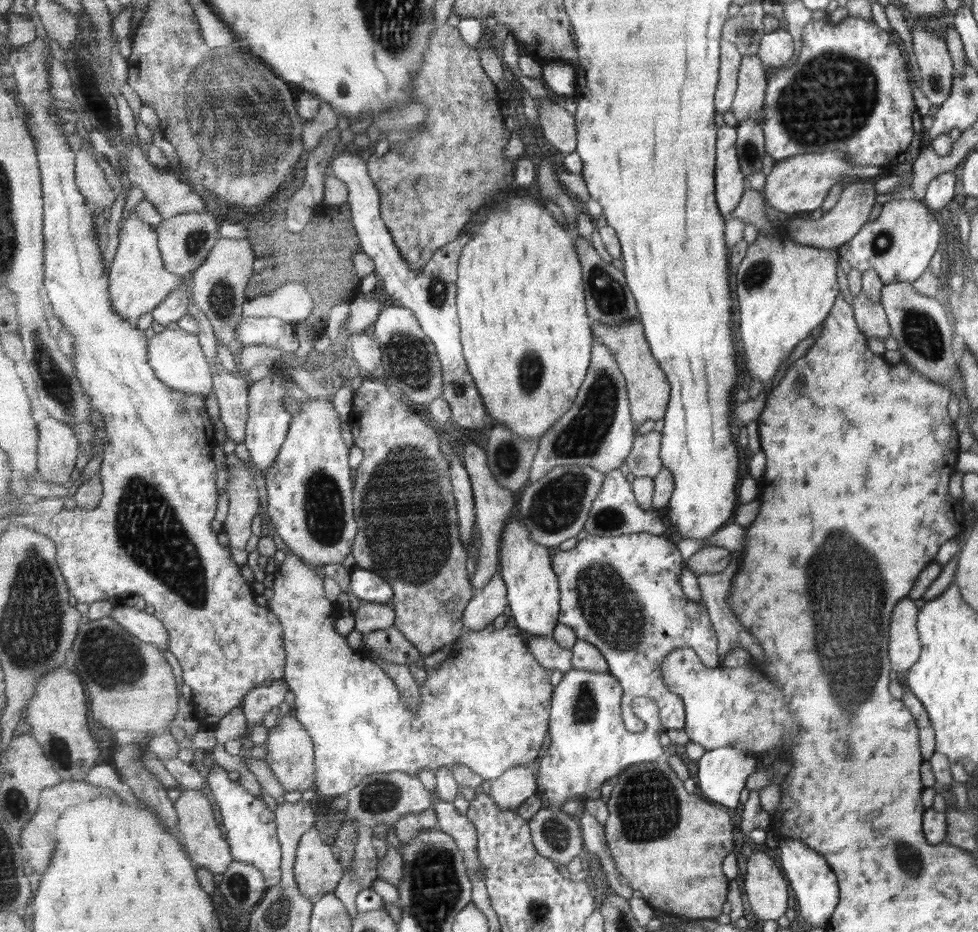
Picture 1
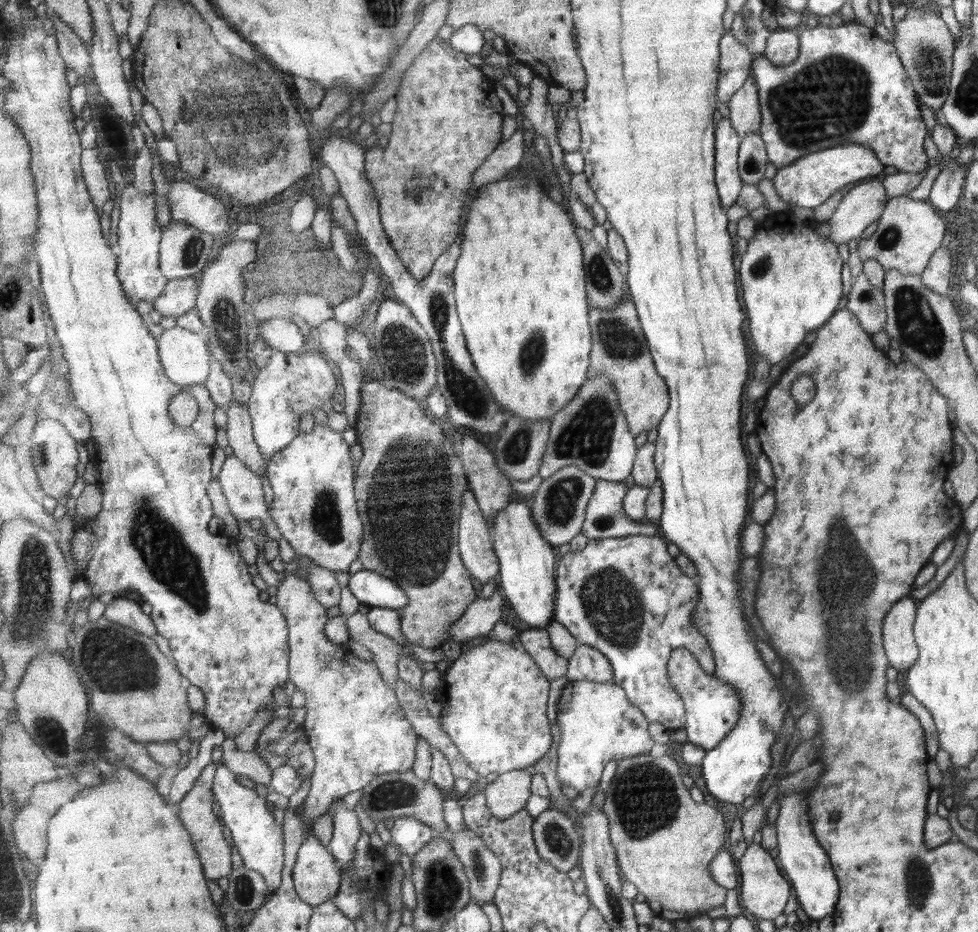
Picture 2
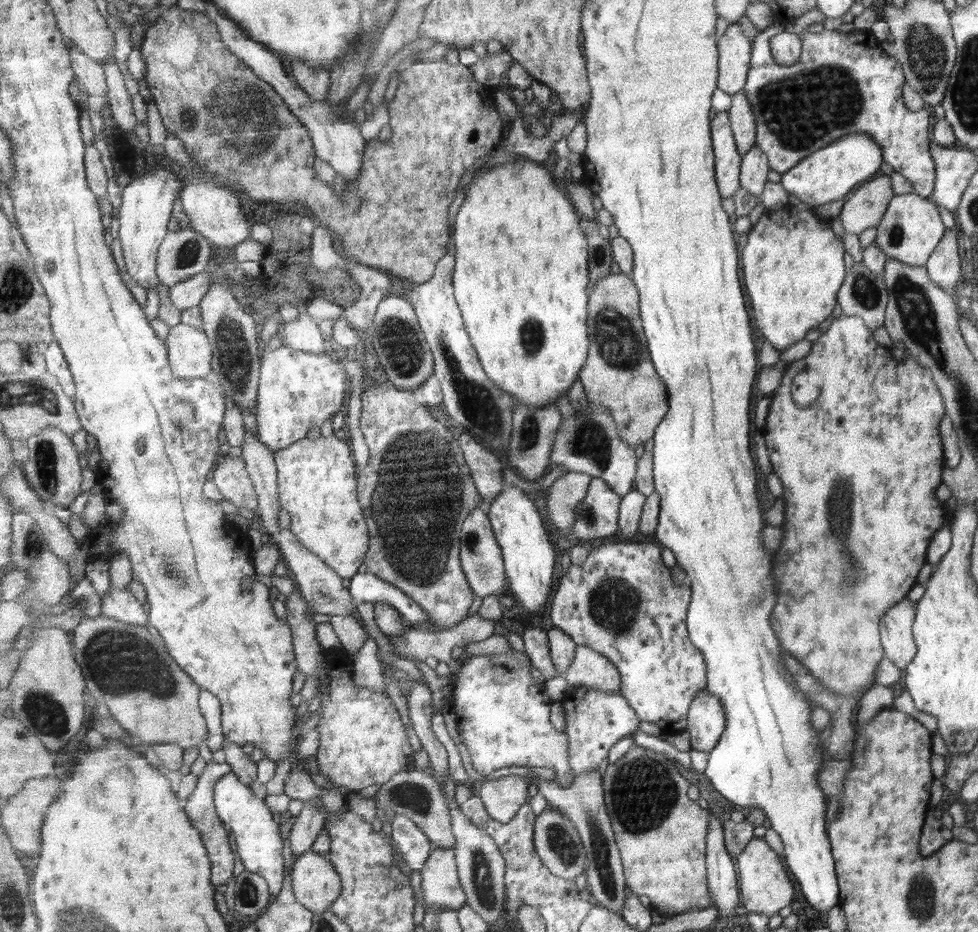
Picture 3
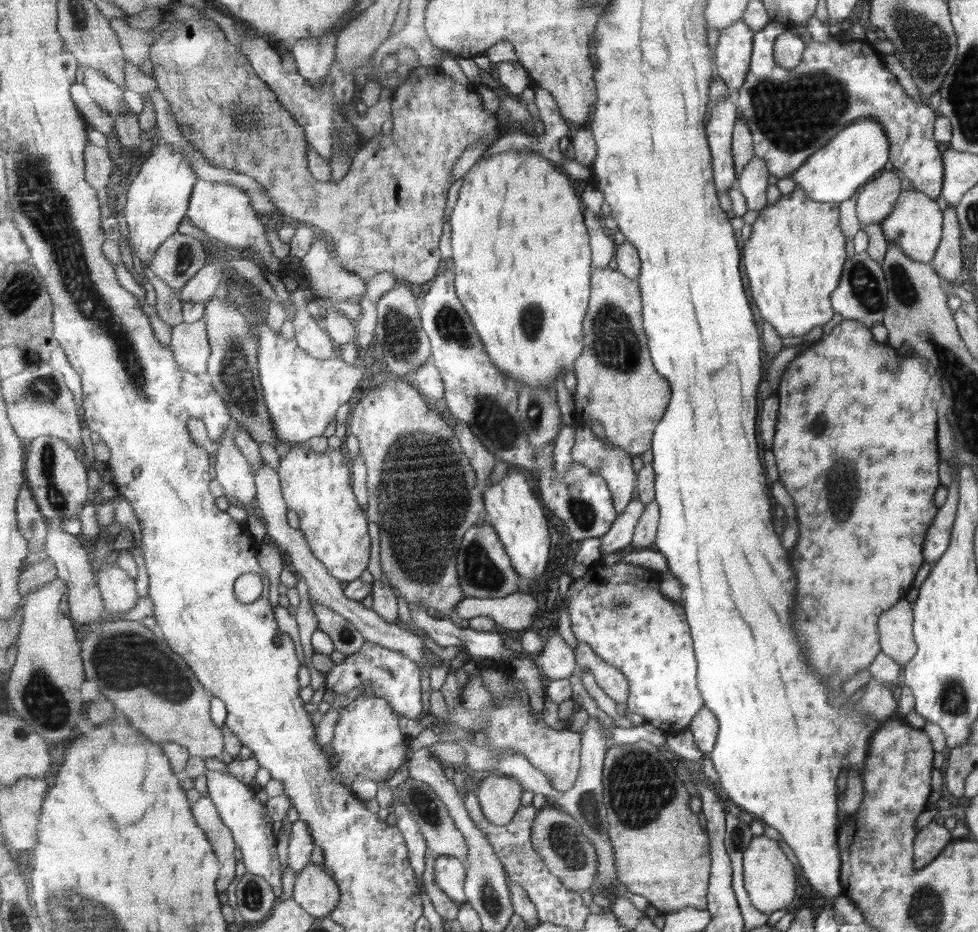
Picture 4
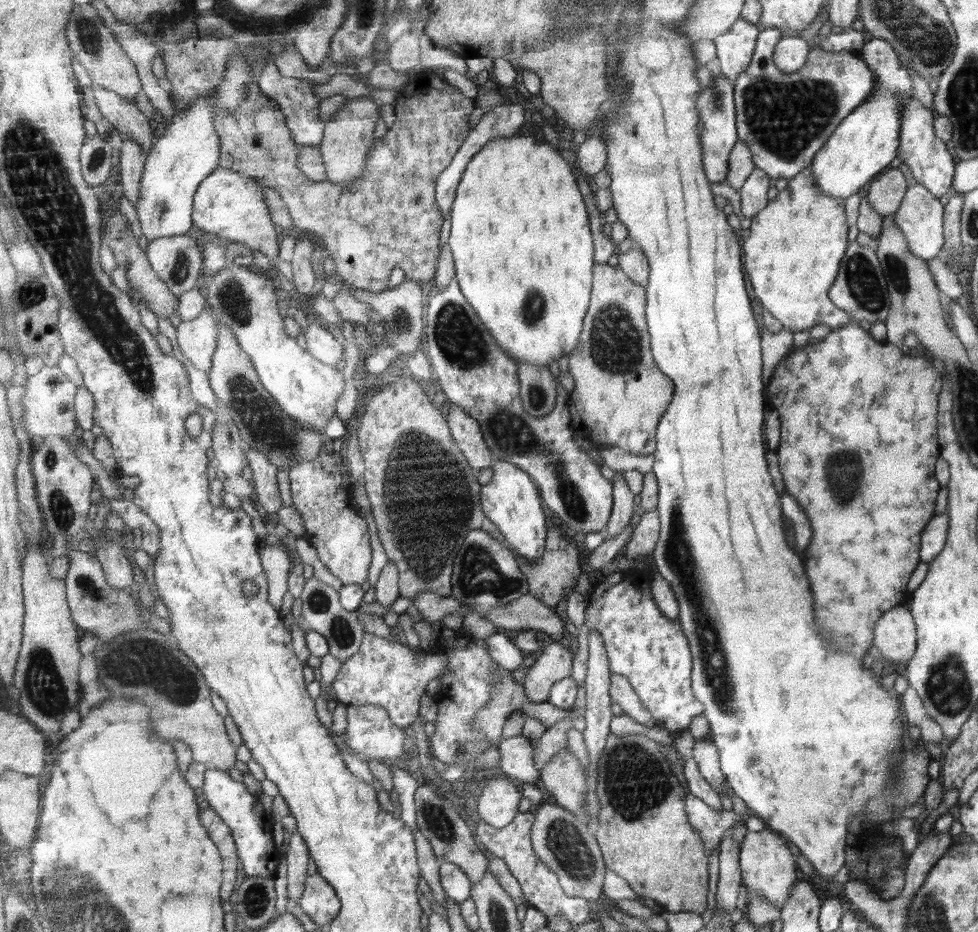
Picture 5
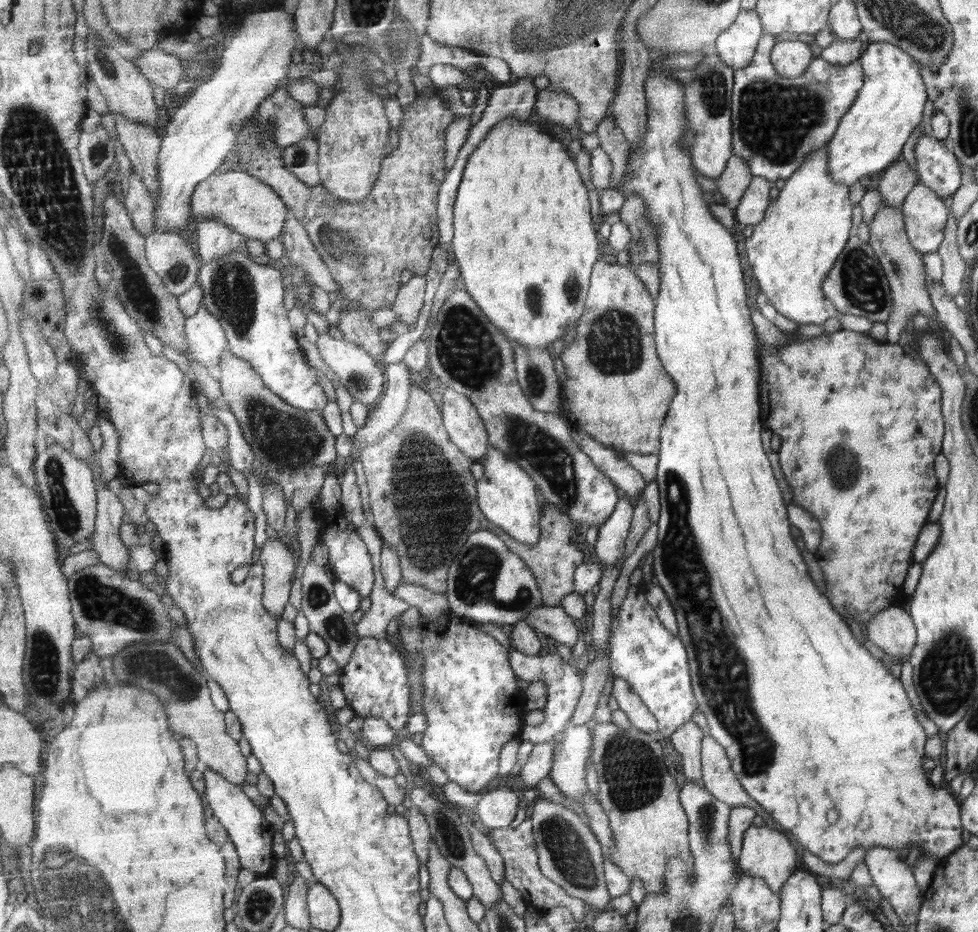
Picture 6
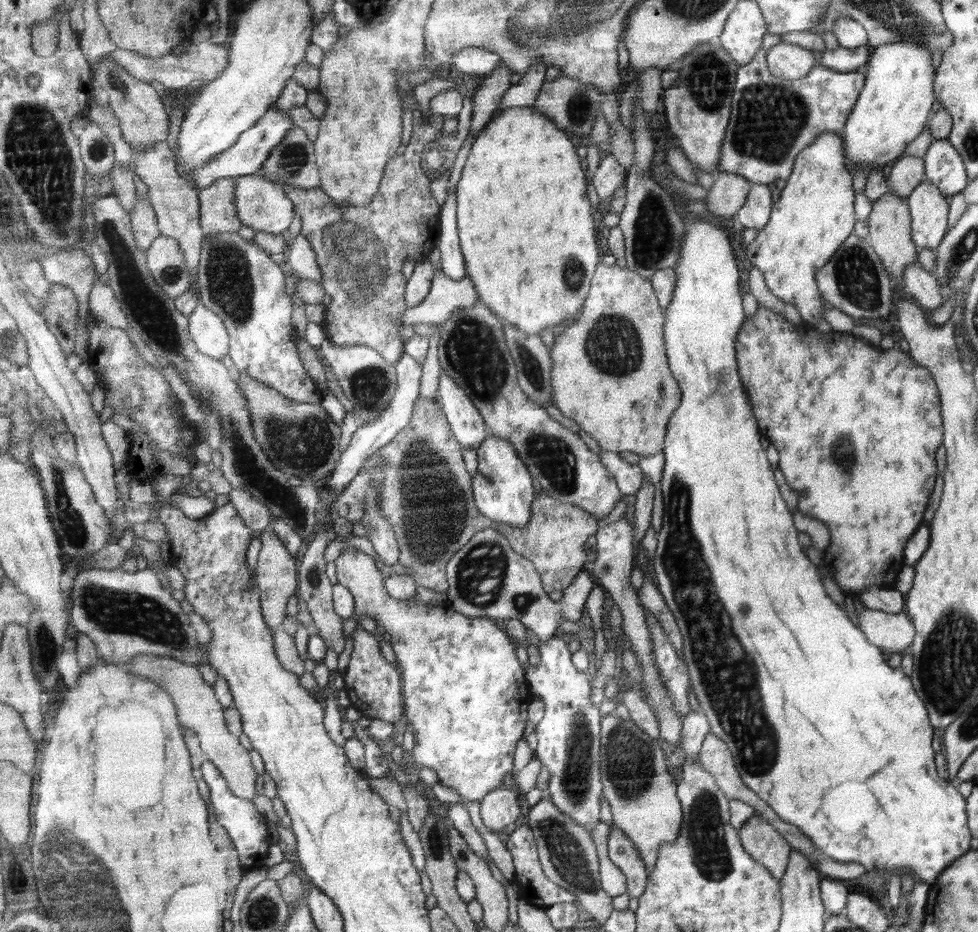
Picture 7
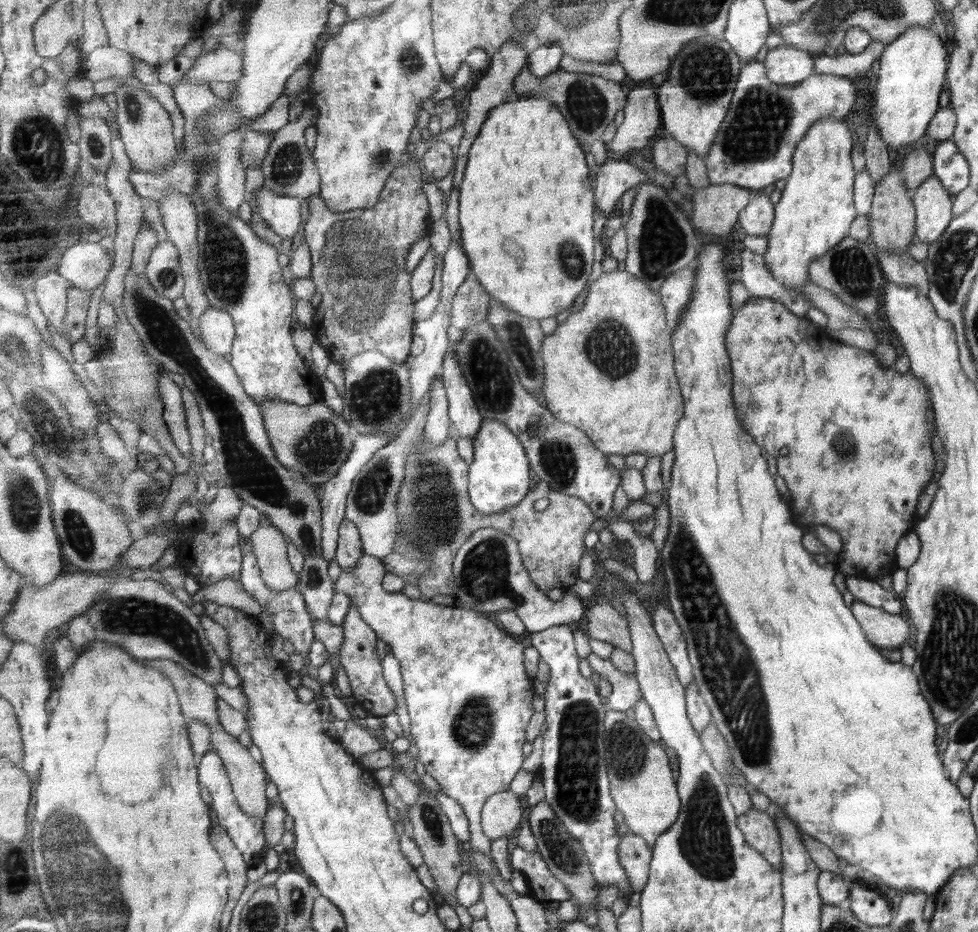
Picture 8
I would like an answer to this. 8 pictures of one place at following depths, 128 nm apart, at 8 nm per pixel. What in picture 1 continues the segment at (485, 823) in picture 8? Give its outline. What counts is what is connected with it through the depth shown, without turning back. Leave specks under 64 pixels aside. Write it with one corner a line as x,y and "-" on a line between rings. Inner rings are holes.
532,765
514,766
491,782
490,796
503,811
518,810
538,789

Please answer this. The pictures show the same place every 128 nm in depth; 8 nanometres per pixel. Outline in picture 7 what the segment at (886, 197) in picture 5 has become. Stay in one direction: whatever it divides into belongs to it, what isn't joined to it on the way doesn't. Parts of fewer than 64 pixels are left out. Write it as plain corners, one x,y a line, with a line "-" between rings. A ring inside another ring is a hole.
901,154
891,166
886,182
888,190
905,200
919,183
925,181
921,157

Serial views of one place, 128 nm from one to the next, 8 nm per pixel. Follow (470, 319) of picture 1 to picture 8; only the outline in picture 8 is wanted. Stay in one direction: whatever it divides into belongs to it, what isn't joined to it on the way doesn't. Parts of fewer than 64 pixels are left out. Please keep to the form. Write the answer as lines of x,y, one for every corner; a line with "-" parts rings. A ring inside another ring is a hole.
543,96
516,97
496,106
490,110
490,116
483,123
483,128
474,140
466,173
459,190
459,224
461,239
470,258
473,275
487,289
489,296
499,300
505,308
511,312
521,314
529,320
543,320
543,318
556,318
568,308
573,309
577,296
585,290
589,276
593,272
593,260
597,254
595,246
598,240
595,239
595,206
596,200
591,186
591,170
585,160
585,152
581,150
581,144
569,126
566,116
559,110
559,107

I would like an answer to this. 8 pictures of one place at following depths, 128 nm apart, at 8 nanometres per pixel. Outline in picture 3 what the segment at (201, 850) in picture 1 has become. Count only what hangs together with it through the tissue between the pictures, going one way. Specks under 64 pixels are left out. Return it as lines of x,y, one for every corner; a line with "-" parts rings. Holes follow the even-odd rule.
209,761
205,766
193,795
189,798
189,803
184,810
187,812
187,816
194,824
195,828
202,834
203,844
207,848
207,852
211,854
211,862
213,862
213,882
215,886
221,886
221,884
227,884
229,878
235,874
235,853
231,850
231,844
229,844
228,832
225,832
223,828
224,824
221,824
219,816
215,814
216,805
215,800
215,788
219,779
227,774
233,773
233,767
227,763
217,763

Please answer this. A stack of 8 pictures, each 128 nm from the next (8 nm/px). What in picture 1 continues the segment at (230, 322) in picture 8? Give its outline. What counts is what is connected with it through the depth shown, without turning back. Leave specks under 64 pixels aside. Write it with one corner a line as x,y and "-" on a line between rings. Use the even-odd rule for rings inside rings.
165,329
149,340
149,359
155,376
175,390
189,395
207,395
214,390
214,376
198,335
182,329

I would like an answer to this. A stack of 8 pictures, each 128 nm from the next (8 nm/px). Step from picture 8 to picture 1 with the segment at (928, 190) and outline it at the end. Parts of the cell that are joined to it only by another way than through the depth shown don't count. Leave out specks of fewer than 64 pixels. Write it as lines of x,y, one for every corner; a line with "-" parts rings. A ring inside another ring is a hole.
892,199
882,204
877,218
867,221
859,232
845,244
838,246
838,256
859,271
871,268
884,284
912,283
928,267
939,244
939,226
928,208
915,199

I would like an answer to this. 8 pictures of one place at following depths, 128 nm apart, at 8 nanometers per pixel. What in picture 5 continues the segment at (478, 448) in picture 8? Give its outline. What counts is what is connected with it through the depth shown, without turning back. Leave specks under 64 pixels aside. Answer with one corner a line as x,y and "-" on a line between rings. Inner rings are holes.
496,459
492,464
493,476
491,482
482,487
482,507
487,518
490,518
504,534
506,544
515,549
528,561
542,559
547,538
547,514
543,512
540,490
527,471
515,463

